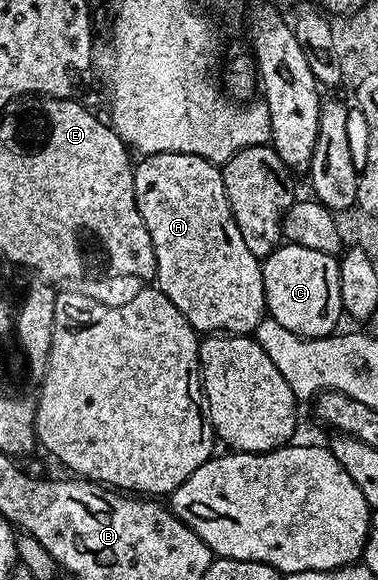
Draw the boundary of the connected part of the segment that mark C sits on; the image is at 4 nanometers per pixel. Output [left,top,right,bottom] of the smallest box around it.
[262,244,342,338]

